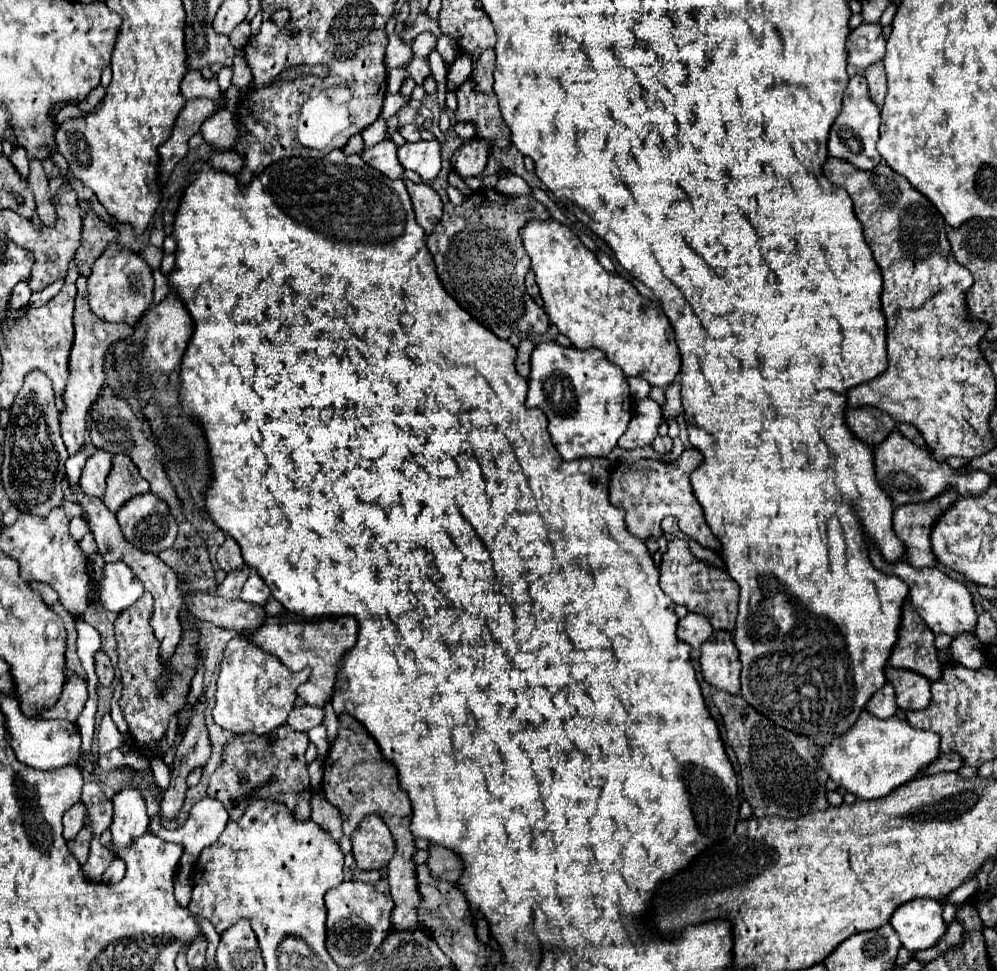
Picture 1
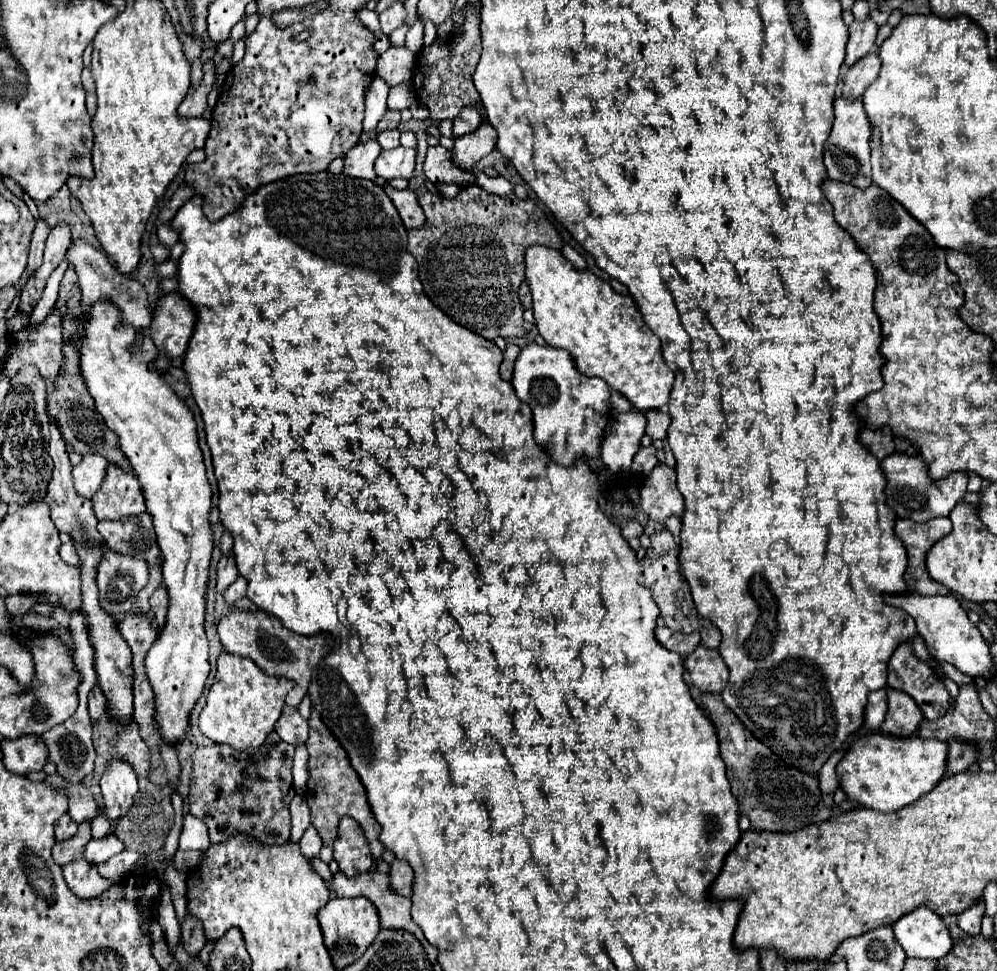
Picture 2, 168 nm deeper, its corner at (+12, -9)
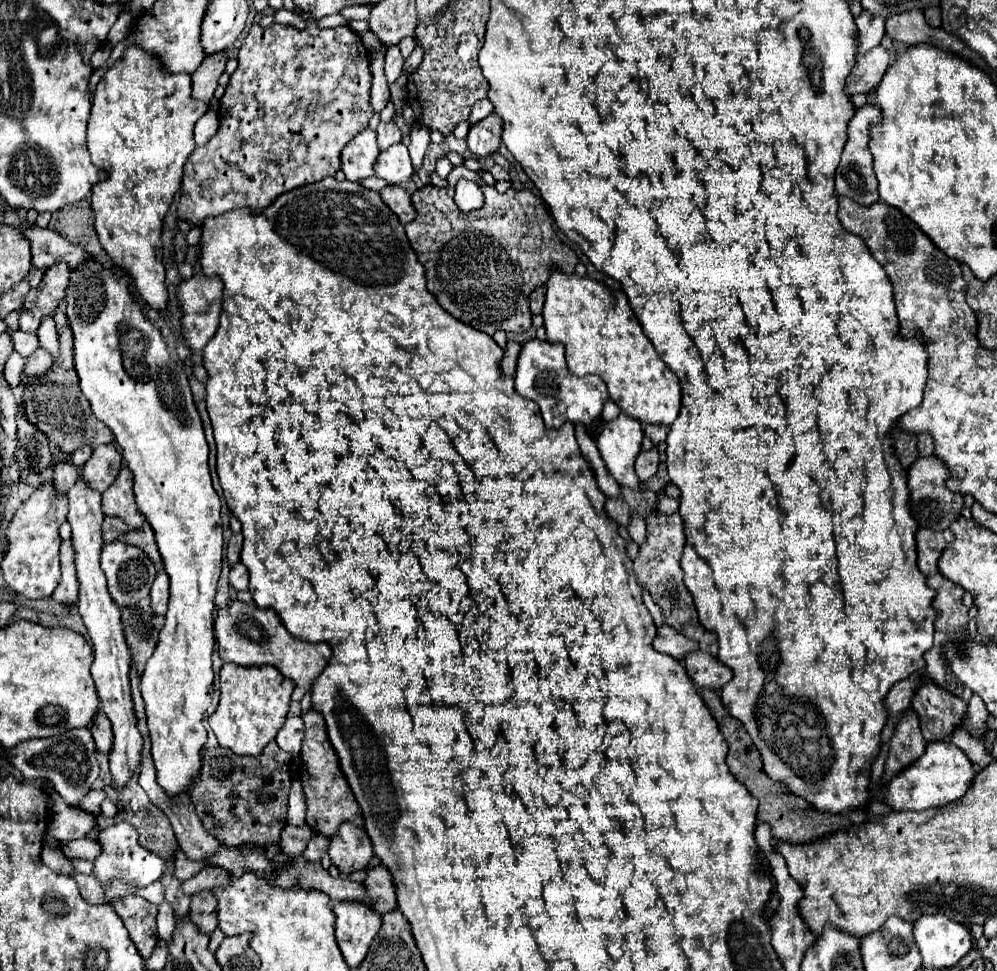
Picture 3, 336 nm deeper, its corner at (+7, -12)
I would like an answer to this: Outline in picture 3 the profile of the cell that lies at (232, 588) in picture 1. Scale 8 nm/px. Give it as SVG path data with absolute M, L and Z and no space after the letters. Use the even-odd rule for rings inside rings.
M232 534L228 548L226 548L226 558L230 566L240 562L240 550L242 550L242 534Z

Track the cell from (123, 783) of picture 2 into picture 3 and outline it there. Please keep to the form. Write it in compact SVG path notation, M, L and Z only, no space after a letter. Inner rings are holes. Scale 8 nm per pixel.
M80 478L74 488L68 492L70 512L68 522L72 526L72 546L76 552L76 572L80 582L80 596L78 596L78 612L84 620L84 626L92 638L94 644L94 664L92 664L92 678L96 684L96 692L100 698L100 704L104 706L104 714L112 722L112 750L108 754L110 762L110 774L112 774L112 786L116 790L122 790L134 772L138 770L138 760L142 756L142 734L138 732L138 720L134 716L134 702L130 694L130 646L124 636L124 626L120 618L120 608L114 604L106 590L106 576L100 568L100 552L102 552L102 520L104 514L100 510L100 494L86 488L84 480Z

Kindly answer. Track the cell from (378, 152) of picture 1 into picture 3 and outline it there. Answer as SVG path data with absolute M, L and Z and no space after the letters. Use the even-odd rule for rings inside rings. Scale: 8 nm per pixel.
M364 130L360 132L354 140L346 144L342 150L342 172L346 180L360 182L364 178L374 176L374 160L378 158L380 150L376 144L376 132L374 130Z

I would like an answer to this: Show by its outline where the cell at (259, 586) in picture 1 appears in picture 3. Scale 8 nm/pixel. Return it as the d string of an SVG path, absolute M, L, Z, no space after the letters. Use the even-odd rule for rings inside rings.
M236 564L236 566L230 570L230 586L232 586L236 592L248 590L248 570L246 570L242 564Z

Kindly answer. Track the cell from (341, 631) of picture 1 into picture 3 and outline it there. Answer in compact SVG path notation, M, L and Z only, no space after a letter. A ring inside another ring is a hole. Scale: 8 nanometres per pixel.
M234 602L216 612L214 632L218 642L218 652L224 662L234 662L240 666L264 666L270 664L282 672L282 676L290 678L296 688L292 694L294 702L300 702L306 692L310 692L314 678L324 670L328 660L332 658L332 648L326 642L304 642L294 638L284 624L280 622L274 610L262 610L254 604Z

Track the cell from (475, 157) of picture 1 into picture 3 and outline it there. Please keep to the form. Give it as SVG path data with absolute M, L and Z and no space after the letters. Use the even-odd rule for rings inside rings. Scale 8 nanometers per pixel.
M490 114L486 120L474 124L466 136L468 150L476 158L490 156L500 146L500 134L502 134L502 120L494 114Z

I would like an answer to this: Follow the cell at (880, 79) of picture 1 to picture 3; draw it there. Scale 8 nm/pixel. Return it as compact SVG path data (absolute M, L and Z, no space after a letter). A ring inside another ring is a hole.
M882 46L872 48L866 56L856 56L856 66L846 78L846 94L864 94L868 96L876 84L882 80L890 64L888 52Z

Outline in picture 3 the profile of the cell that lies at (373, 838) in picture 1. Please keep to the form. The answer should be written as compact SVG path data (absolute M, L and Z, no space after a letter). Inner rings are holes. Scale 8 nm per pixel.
M350 822L342 824L338 834L330 838L328 854L344 876L350 876L356 870L364 870L374 856L368 834Z

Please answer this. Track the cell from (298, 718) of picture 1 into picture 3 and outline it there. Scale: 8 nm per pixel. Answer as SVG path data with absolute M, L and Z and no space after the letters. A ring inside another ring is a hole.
M288 716L284 726L280 728L280 732L276 736L276 742L282 750L290 752L296 758L300 752L300 746L302 746L302 736L304 736L302 718L300 716Z

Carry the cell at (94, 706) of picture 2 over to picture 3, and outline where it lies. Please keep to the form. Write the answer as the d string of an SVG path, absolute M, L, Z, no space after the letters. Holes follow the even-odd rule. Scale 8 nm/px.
M102 710L94 716L90 730L92 730L98 752L108 752L112 746L112 728L110 728L110 720L106 718L106 714Z

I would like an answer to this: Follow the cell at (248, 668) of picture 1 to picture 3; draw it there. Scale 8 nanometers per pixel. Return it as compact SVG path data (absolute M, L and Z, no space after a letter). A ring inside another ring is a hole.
M224 664L220 670L220 704L208 718L218 744L240 756L258 756L282 728L292 690L294 682L282 676L274 666L246 668L238 664Z

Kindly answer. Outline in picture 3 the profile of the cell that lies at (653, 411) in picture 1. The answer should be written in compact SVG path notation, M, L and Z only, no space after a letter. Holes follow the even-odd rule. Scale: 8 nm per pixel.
M620 414L616 420L606 422L602 432L596 438L602 460L606 462L608 472L622 484L638 488L640 480L634 472L634 460L642 450L644 430L638 420L632 416Z

